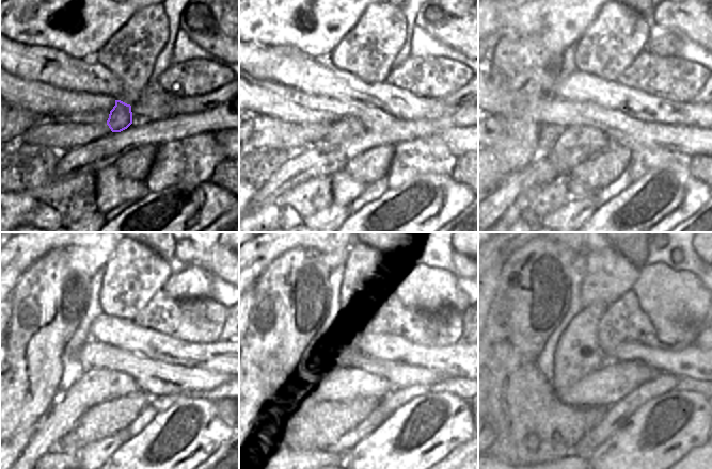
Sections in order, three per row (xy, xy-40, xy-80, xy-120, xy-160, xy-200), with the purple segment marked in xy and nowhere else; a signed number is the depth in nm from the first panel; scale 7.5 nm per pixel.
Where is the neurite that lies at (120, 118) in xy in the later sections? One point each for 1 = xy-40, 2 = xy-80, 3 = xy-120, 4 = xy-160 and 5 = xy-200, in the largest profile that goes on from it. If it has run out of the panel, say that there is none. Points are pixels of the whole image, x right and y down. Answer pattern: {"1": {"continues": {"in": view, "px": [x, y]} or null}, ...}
{"1": {"continues": {"in": "xy-40", "px": [344, 129]}}, "2": {"continues": {"in": "xy-80", "px": [574, 145]}}, "3": {"continues": {"in": "xy-120", "px": [95, 386]}}, "4": {"continues": {"in": "xy-160", "px": [337, 387]}}, "5": {"continues": {"in": "xy-200", "px": [606, 386]}}}

